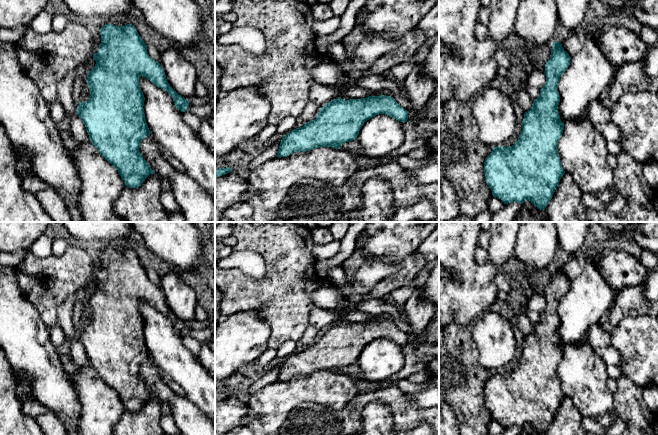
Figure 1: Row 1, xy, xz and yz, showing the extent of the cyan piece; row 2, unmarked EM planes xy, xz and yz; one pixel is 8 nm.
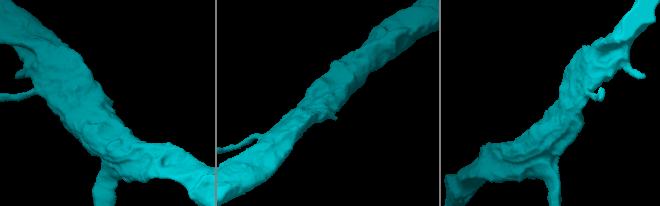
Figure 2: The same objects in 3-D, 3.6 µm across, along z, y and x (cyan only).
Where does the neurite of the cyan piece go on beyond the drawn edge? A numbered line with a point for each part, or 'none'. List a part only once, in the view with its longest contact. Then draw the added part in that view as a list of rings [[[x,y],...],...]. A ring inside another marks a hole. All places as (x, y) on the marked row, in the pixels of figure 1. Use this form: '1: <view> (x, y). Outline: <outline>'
none

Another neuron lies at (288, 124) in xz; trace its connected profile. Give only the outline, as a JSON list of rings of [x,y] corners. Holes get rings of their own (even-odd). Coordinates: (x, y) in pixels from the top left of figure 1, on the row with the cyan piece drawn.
[[[288,116],[278,123],[277,134],[281,137],[284,137],[288,133],[296,129],[297,128],[296,125],[297,125],[297,118]]]

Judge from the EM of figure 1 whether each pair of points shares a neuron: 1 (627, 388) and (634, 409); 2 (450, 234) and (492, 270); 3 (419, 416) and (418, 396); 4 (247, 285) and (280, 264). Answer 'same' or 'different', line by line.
1: same
2: same
3: different
4: same

